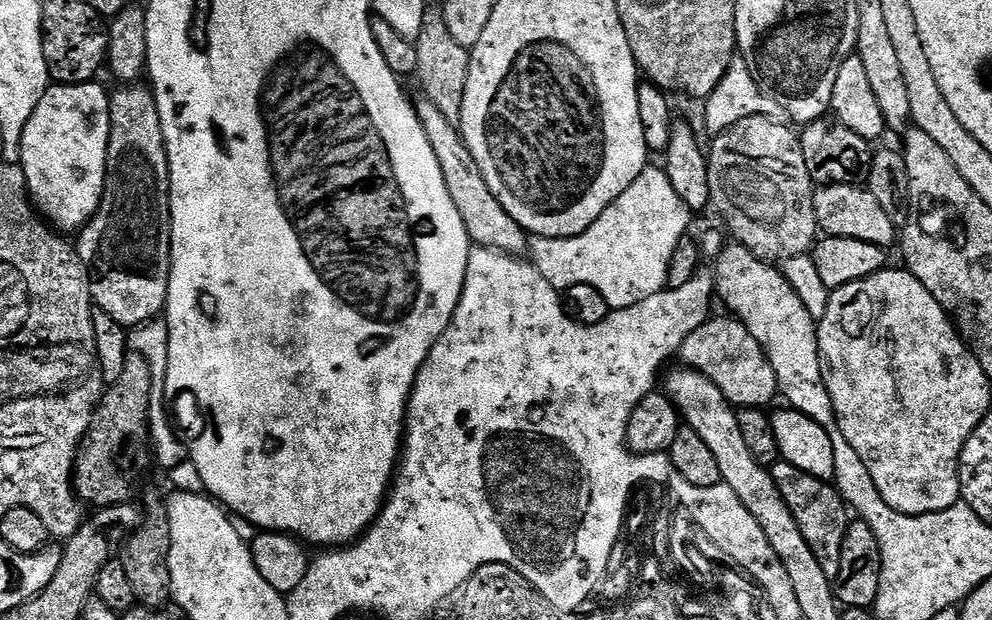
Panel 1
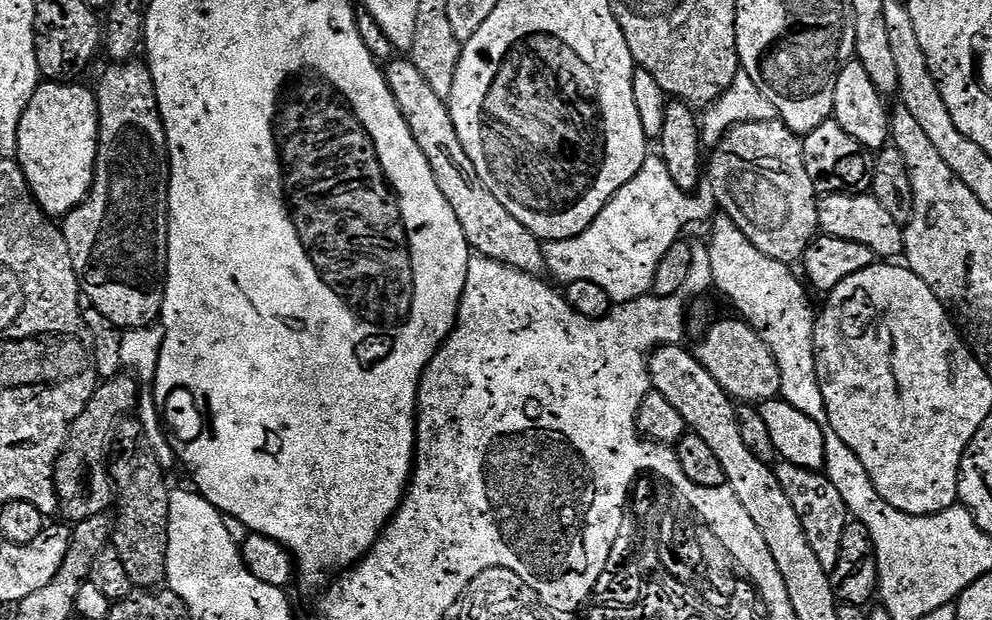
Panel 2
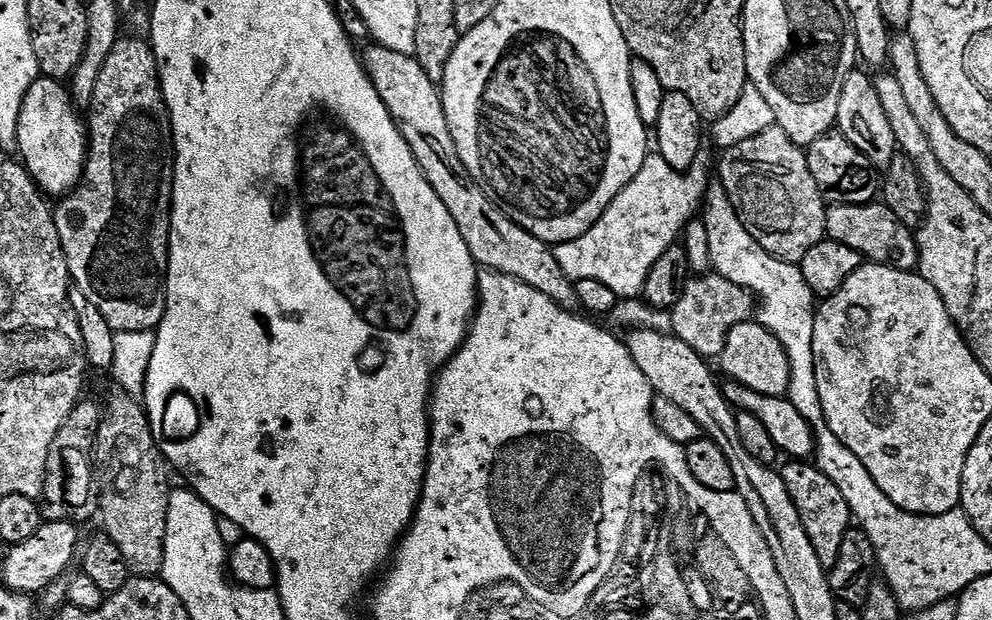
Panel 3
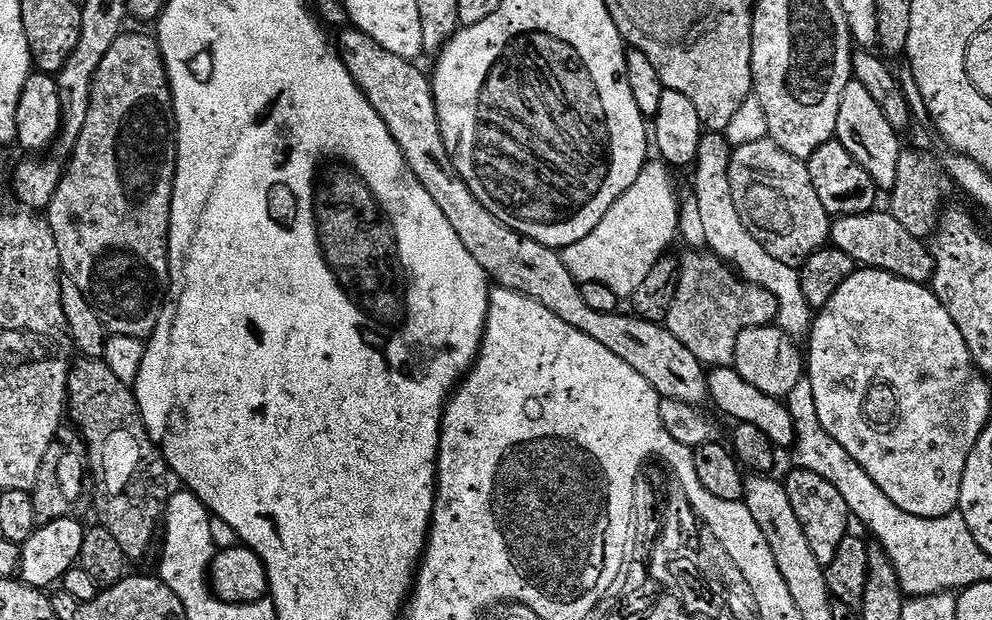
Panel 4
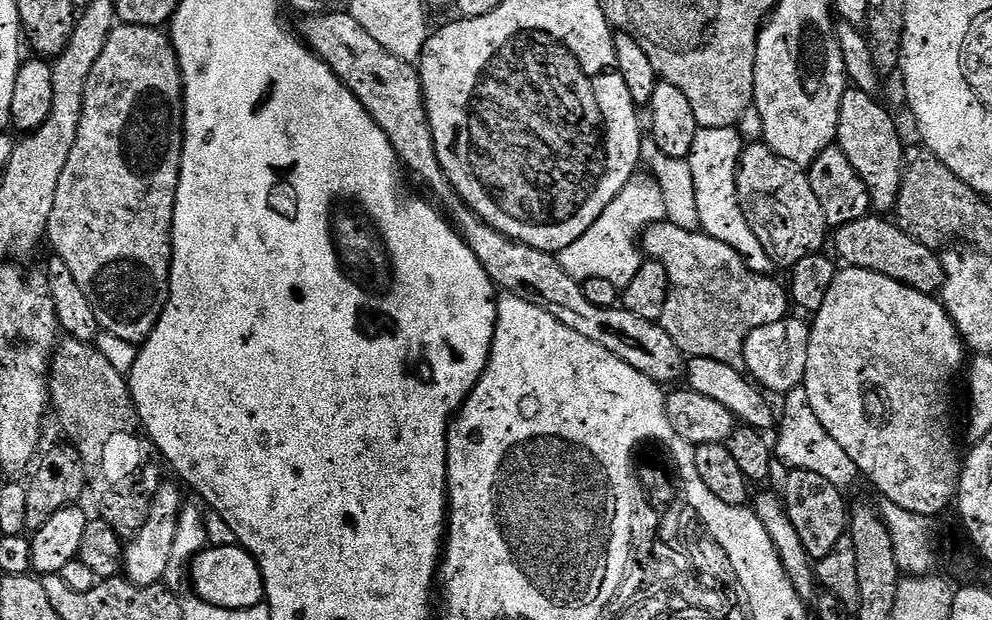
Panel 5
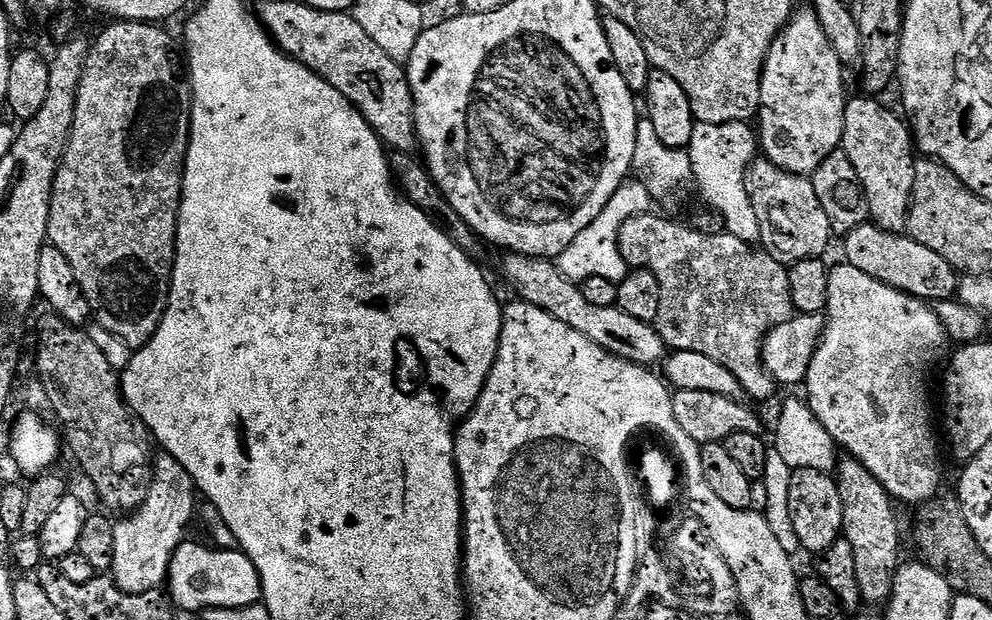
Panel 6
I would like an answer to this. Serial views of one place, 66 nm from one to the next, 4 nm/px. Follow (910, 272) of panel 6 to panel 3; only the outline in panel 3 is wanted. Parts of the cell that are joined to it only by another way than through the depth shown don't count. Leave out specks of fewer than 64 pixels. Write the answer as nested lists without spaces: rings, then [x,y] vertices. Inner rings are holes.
[[[883,203],[833,204],[827,213],[824,227],[827,239],[850,246],[850,250],[858,250],[861,258],[874,264],[891,264],[893,268],[905,270],[917,267],[918,253],[913,229],[901,222]]]

